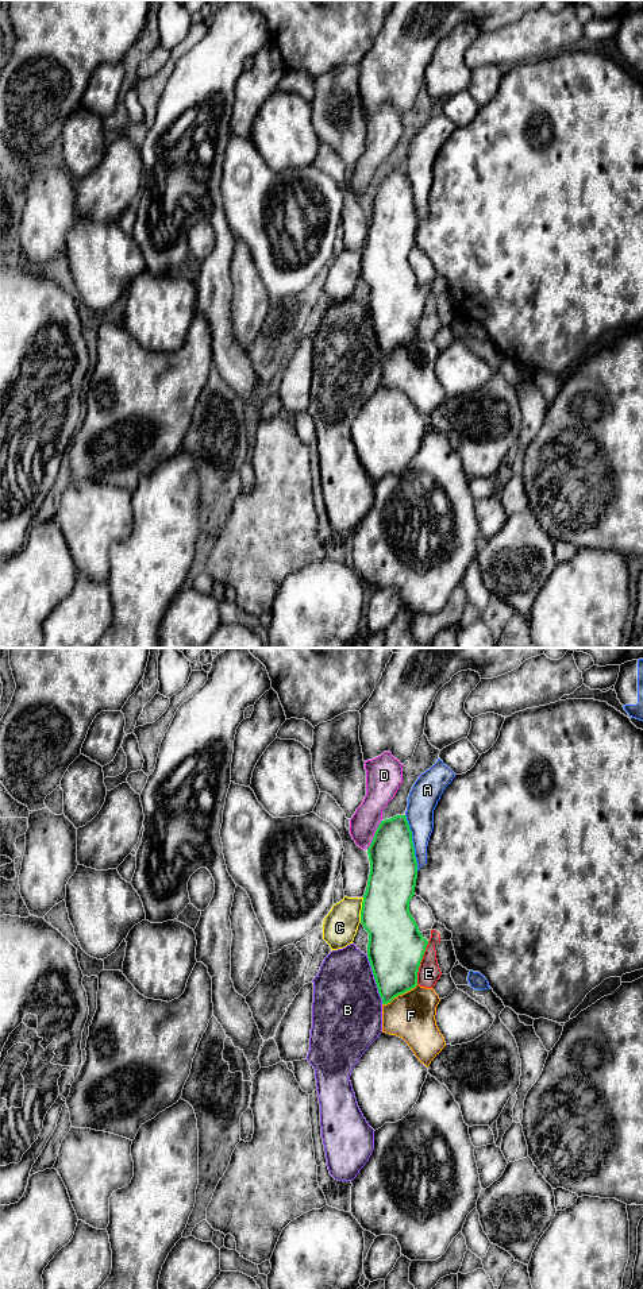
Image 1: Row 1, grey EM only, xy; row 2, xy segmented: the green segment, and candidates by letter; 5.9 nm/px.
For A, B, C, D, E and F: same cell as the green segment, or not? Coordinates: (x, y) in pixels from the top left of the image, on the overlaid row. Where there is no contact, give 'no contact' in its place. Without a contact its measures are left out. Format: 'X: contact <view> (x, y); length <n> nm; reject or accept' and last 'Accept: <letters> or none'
A: contact xy (412, 842); length 340 nm; reject
B: contact xy (374, 979); length 320 nm; reject
C: contact xy (361, 910); length 150 nm; reject
D: contact xy (374, 834); length 200 nm; reject
E: contact xy (420, 961); length 260 nm; reject
F: contact xy (400, 994); length 240 nm; reject
Accept: none

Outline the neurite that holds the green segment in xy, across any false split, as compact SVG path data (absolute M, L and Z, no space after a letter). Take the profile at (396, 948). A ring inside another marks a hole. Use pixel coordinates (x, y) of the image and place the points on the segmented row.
M405 815L381 821L367 848L370 873L361 923L369 933L367 958L382 1004L417 985L428 941L409 912L417 862Z

